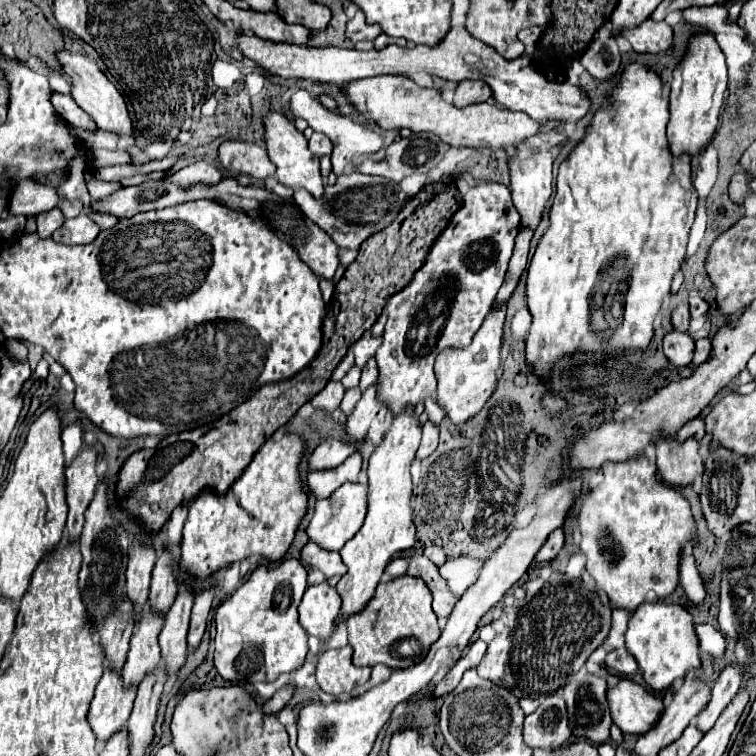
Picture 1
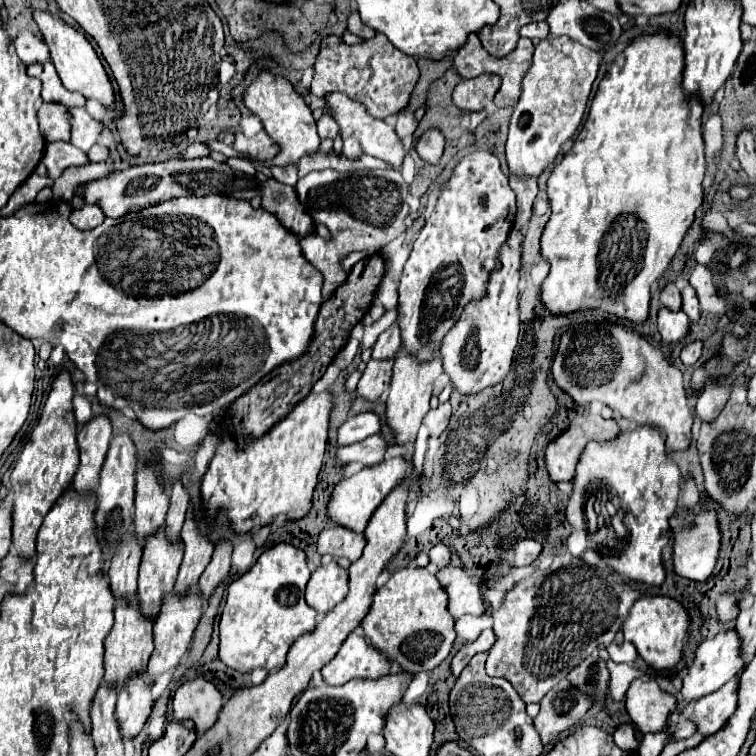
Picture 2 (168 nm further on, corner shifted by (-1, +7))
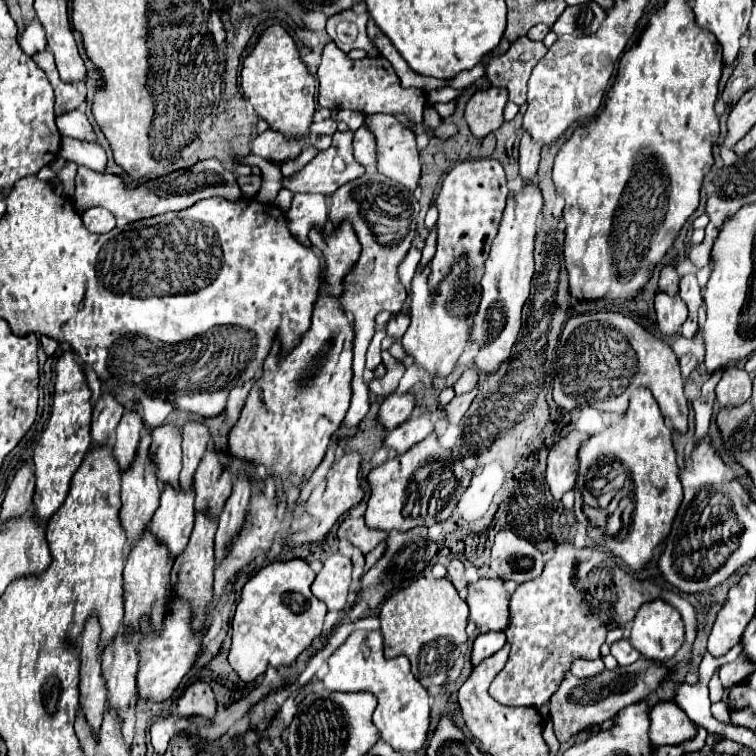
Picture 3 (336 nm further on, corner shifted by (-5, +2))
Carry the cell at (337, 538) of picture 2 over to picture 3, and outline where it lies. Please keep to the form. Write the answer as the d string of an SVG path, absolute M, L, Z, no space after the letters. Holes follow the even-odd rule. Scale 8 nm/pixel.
M348 516L338 528L338 538L350 540L354 546L358 546L366 554L368 550L376 548L380 542L386 542L388 534L384 530L368 528L364 522L364 516L358 516L358 518Z

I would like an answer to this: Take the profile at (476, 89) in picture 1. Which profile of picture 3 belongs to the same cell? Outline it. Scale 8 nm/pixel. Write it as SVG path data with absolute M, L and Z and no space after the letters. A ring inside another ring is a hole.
M504 88L478 90L466 104L466 122L476 138L484 138L504 124L504 106L508 92Z

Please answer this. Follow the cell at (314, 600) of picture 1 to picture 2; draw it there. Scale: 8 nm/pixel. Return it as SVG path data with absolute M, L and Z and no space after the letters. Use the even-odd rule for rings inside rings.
M330 561L312 573L306 585L306 603L318 611L318 615L326 615L344 599L346 593L348 573L336 561Z

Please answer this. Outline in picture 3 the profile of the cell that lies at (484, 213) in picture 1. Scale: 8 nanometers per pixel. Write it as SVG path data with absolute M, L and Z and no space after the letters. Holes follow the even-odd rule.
M480 158L480 160L466 160L452 168L444 182L442 190L436 198L440 218L438 218L438 250L432 258L432 274L430 284L436 286L444 276L450 272L454 262L460 260L462 254L468 258L468 266L482 268L490 254L490 244L498 232L502 212L506 206L510 190L506 186L504 168L498 160Z

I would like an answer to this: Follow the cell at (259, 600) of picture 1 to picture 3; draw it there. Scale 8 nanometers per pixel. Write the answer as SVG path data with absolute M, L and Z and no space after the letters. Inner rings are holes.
M292 558L264 566L246 582L232 620L232 648L228 654L228 662L240 680L254 682L268 668L290 666L322 634L326 606L310 592L314 578L316 574L308 562Z

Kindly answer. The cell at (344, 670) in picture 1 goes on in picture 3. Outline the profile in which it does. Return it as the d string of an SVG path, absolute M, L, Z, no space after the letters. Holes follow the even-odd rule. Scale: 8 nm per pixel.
M356 630L352 632L344 644L340 644L332 656L328 658L328 674L324 676L324 686L328 690L338 690L338 692L372 692L376 696L378 704L372 714L372 722L378 728L380 736L384 742L388 742L396 752L418 752L428 736L428 726L430 726L430 706L428 706L428 692L426 688L420 686L420 682L414 678L414 674L410 672L410 662L406 656L398 656L398 658L384 658L382 652L382 632L374 630Z

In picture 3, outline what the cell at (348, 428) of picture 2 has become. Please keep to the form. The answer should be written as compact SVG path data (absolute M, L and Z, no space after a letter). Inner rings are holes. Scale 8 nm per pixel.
M390 394L378 414L378 420L386 430L394 430L398 424L406 422L416 408L412 394Z

